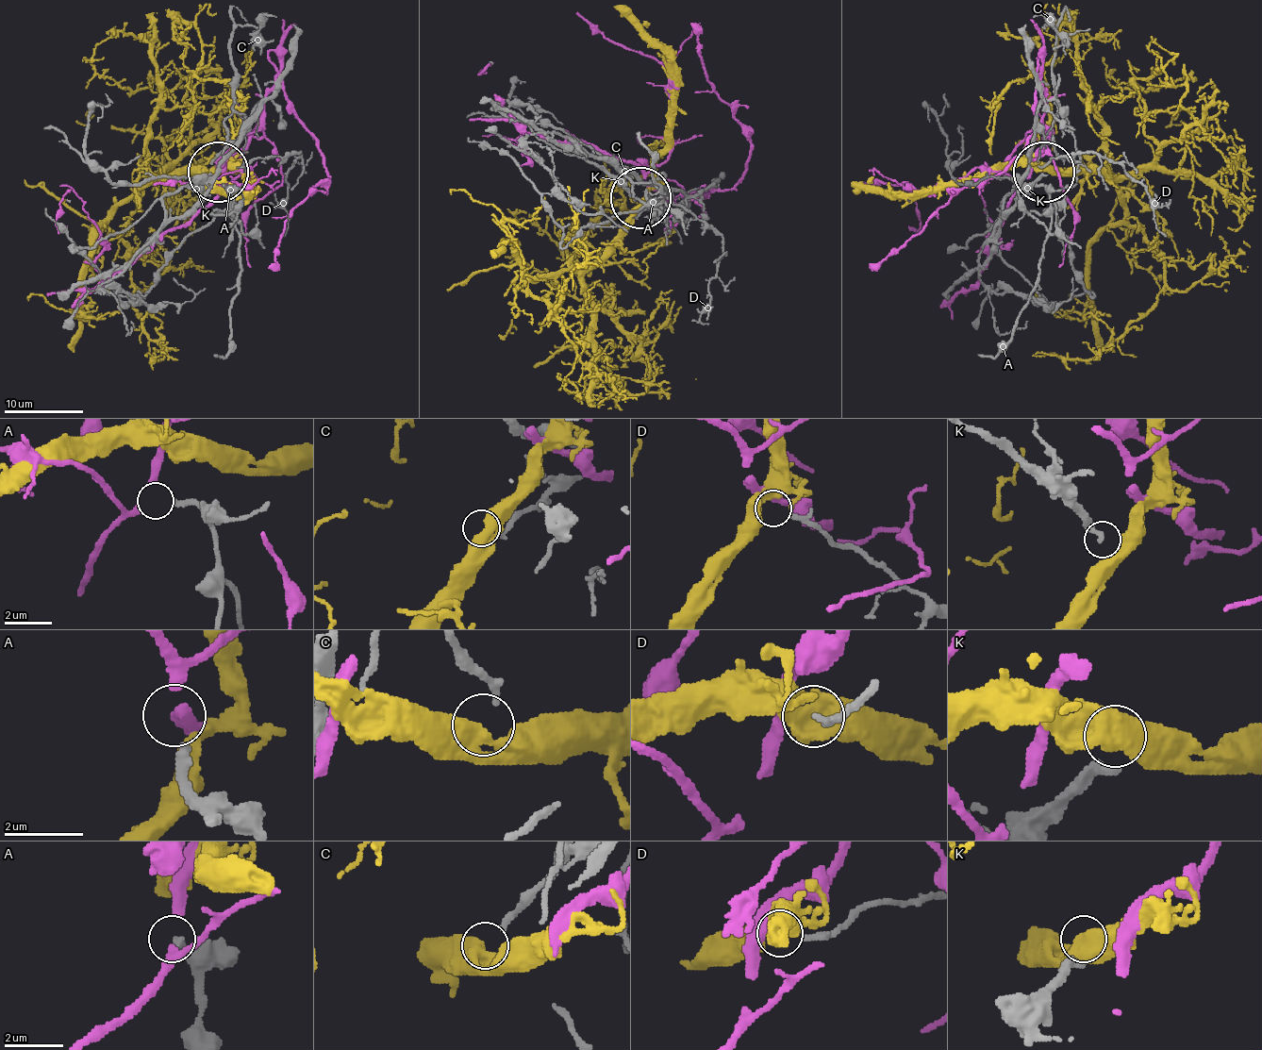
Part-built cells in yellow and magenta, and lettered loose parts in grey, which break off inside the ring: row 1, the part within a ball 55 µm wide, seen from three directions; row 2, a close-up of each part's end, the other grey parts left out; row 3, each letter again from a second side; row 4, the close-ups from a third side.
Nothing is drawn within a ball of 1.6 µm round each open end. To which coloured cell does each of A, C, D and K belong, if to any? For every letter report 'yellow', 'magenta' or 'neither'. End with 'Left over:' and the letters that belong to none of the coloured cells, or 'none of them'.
A: magenta
C: neither
D: neither
K: neither
Left over: C, D, K

